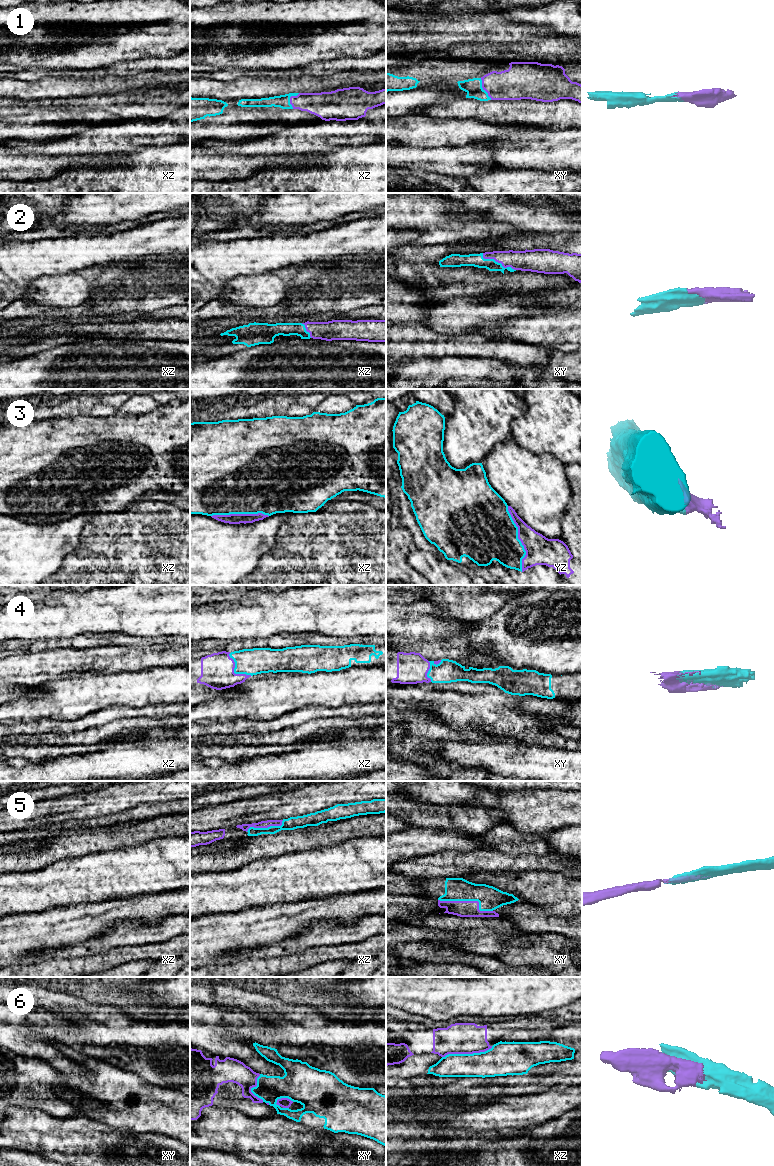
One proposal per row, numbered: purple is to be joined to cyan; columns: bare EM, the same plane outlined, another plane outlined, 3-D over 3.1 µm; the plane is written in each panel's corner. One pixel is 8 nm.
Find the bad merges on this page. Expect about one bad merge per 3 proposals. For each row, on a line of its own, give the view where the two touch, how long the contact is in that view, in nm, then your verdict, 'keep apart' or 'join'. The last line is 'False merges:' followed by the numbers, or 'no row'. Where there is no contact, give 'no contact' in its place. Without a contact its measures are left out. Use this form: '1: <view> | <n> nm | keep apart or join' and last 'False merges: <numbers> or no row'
1: xy | 200 nm | join
2: xy | 300 nm | join
3: yz | 550 nm | join
4: xz | 260 nm | join
5: xy | 460 nm | join
6: xz | 420 nm | keep apart
False merges: 6

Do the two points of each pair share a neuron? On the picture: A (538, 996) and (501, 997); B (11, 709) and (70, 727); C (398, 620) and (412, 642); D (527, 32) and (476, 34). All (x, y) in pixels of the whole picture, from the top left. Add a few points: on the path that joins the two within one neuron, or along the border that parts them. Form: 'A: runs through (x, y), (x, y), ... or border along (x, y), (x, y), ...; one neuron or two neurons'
A: runs through (529, 995), (510, 995); one neuron
B: border along (78, 719), (56, 721); two neurons
C: runs through (403, 625), (411, 637); one neuron
D: runs through (514, 32), (489, 32); one neuron

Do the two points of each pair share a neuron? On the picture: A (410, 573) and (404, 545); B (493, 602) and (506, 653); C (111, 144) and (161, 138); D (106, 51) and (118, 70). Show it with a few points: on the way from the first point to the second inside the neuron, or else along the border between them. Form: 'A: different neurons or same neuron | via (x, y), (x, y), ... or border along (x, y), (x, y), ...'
A: same neuron | via (403, 566), (402, 552)
B: different neurons | border along (514, 597), (507, 600), (489, 616), (475, 622)
C: same neuron | via (123, 137), (131, 134), (149, 134)
D: different neurons | border along (128, 61), (118, 61), (107, 66), (91, 69)

